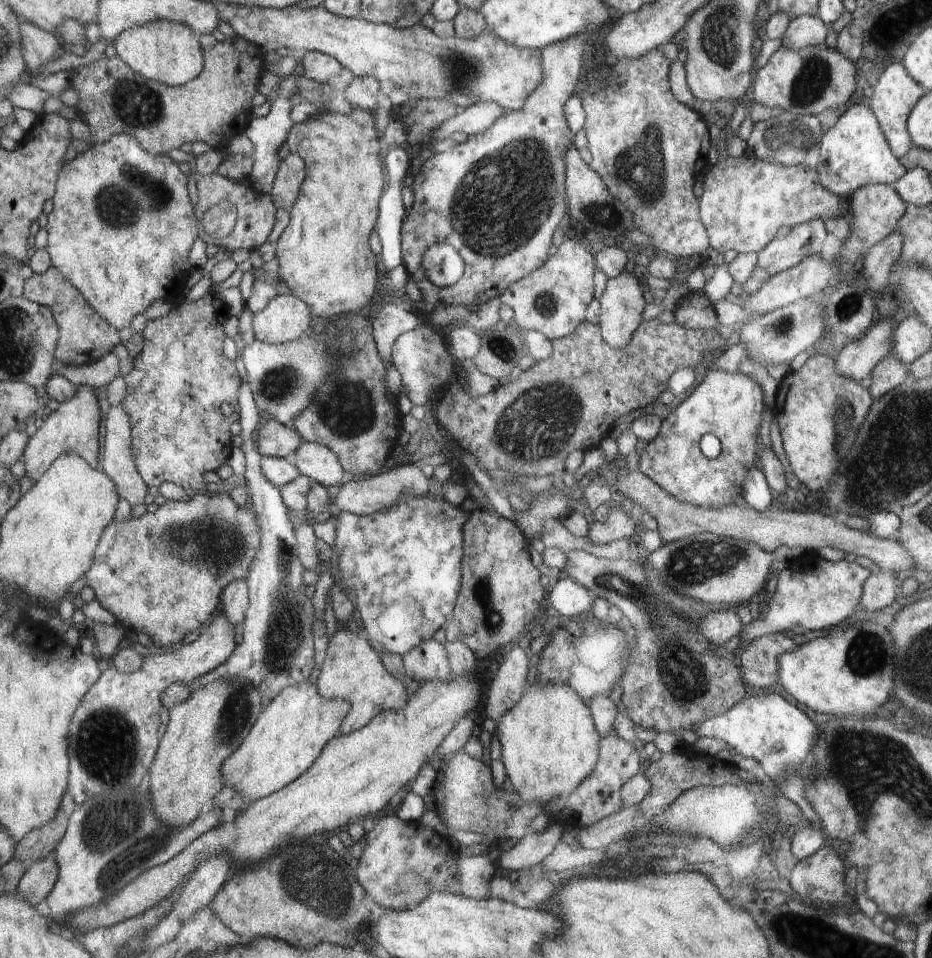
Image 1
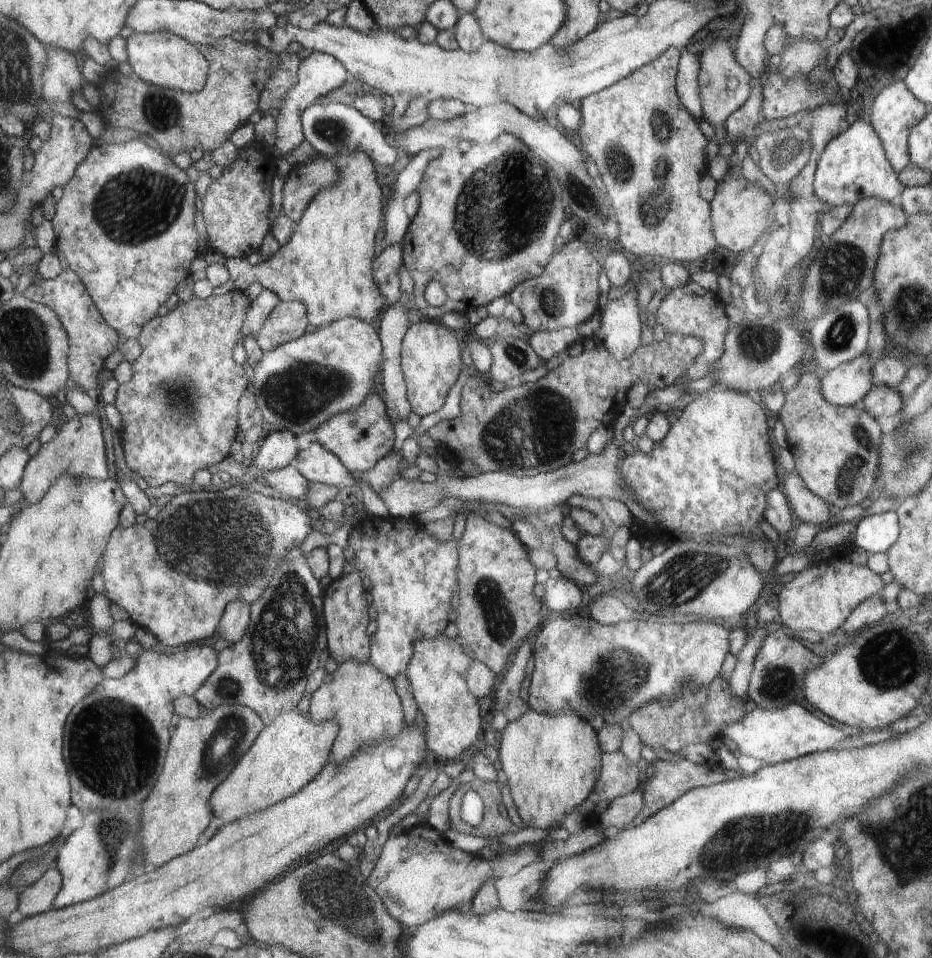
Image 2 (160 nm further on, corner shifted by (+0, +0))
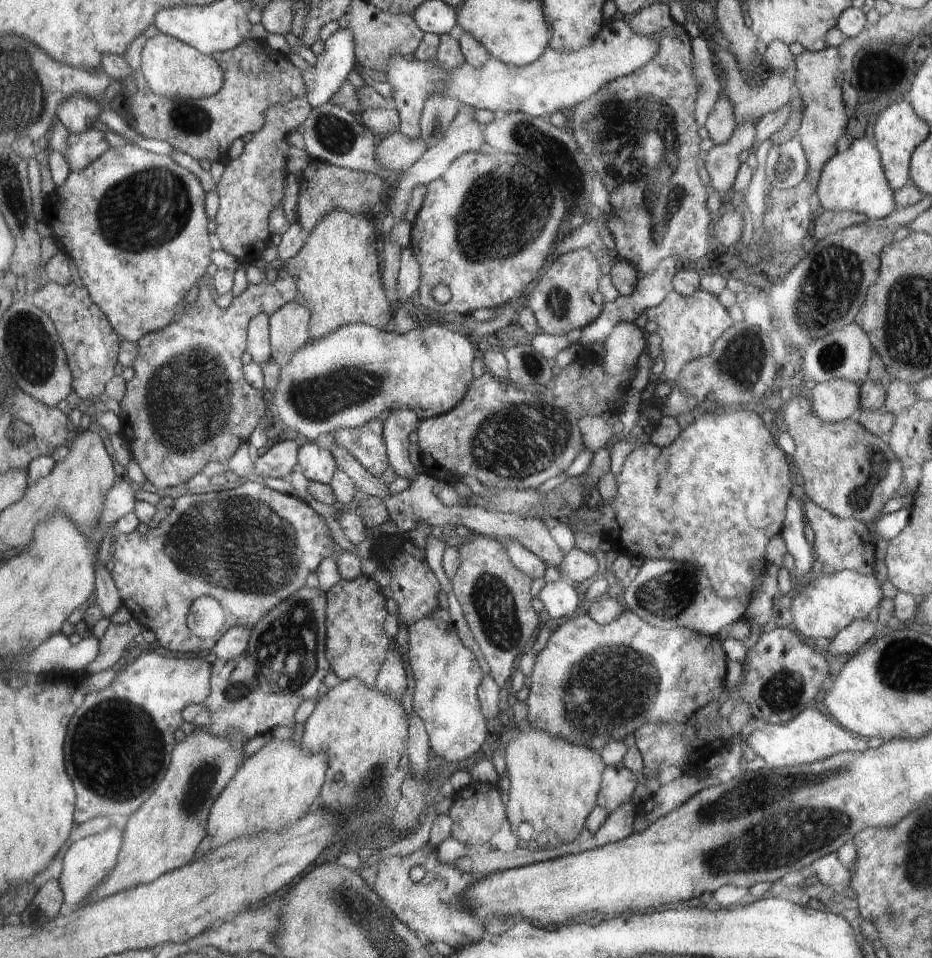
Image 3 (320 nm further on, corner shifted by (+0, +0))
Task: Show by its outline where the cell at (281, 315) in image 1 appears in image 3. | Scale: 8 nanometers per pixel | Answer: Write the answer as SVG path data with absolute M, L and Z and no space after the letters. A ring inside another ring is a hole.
M295 300L287 302L277 310L270 310L269 339L271 360L279 367L308 345L310 309Z

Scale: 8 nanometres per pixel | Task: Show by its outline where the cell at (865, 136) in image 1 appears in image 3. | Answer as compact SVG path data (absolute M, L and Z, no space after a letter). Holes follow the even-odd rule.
M871 138L855 140L845 152L836 153L823 167L817 184L820 210L855 211L876 221L897 208L896 192L887 181L881 153Z

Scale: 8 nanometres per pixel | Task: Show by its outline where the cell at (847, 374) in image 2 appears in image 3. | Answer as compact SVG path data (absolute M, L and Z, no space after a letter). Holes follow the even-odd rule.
M842 379L816 383L806 394L814 414L823 421L838 422L856 419L860 414L861 385Z

